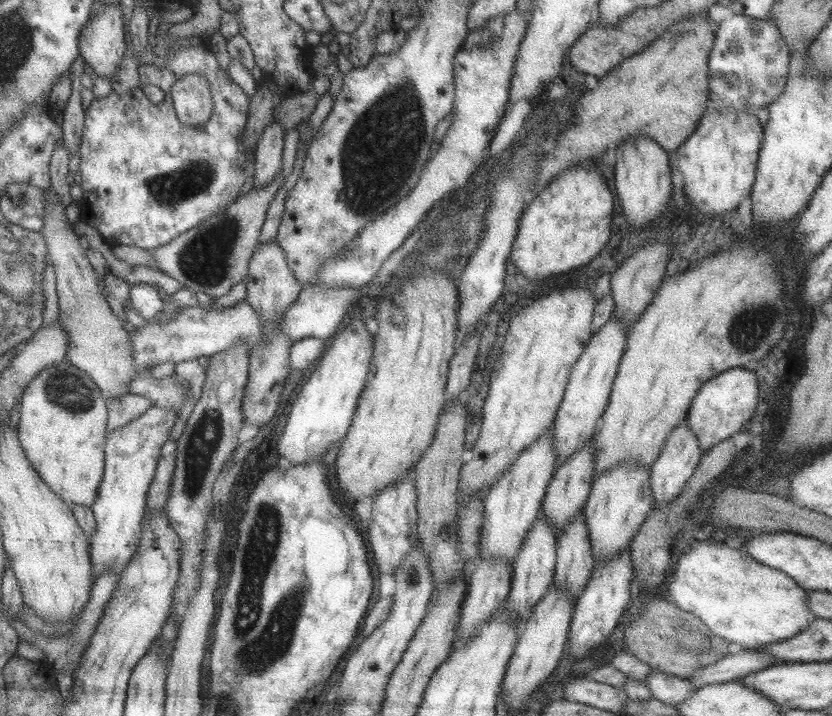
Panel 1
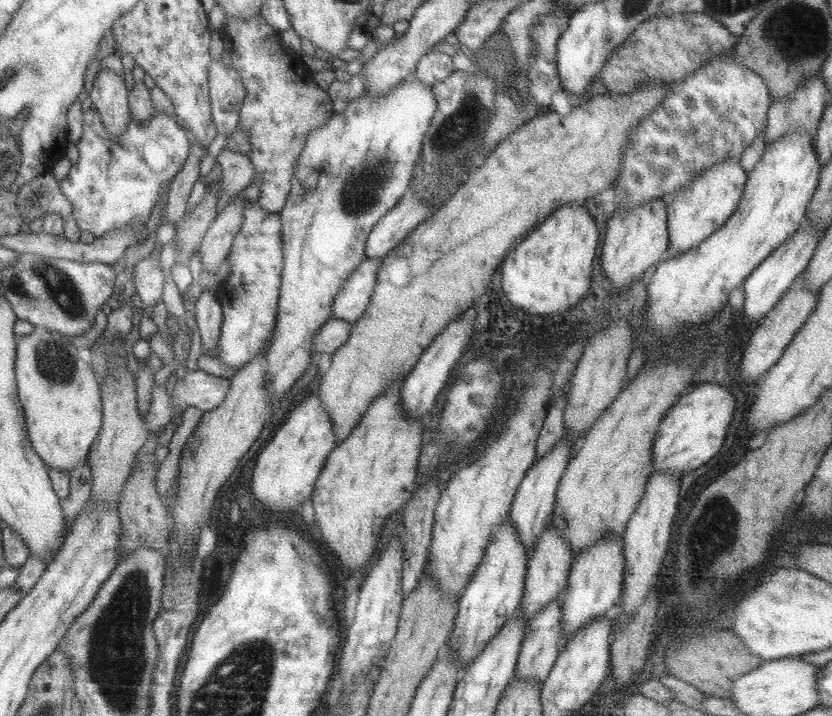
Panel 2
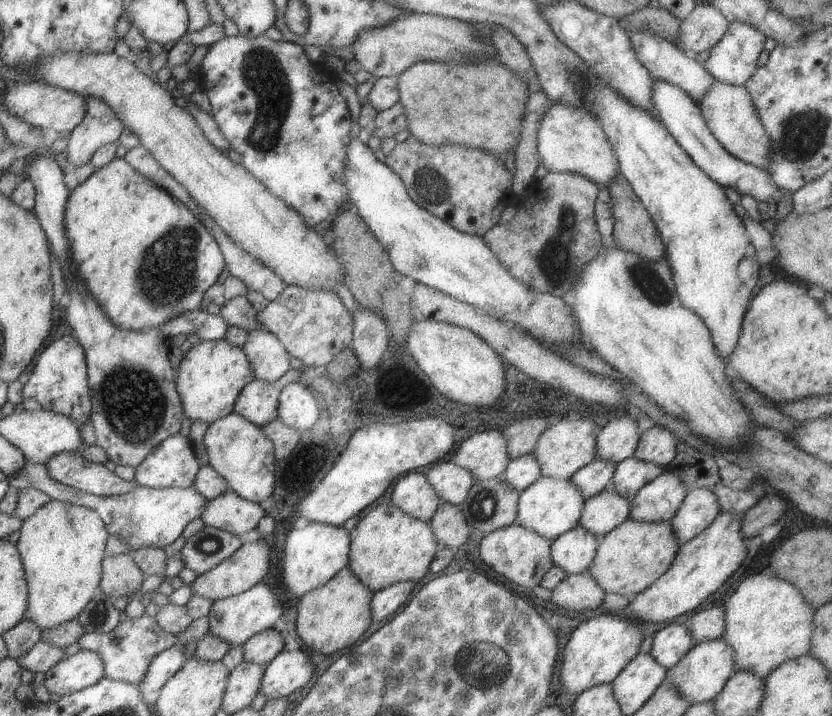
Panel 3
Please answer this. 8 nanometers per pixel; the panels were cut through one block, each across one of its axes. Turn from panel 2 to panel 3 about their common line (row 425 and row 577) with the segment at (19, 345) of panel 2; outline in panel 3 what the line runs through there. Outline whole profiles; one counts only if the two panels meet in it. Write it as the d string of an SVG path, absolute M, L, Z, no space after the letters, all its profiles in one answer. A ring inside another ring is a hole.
M49 500L21 521L16 544L27 582L25 616L40 630L51 630L75 619L101 580L101 560L107 531L99 515L88 508Z

